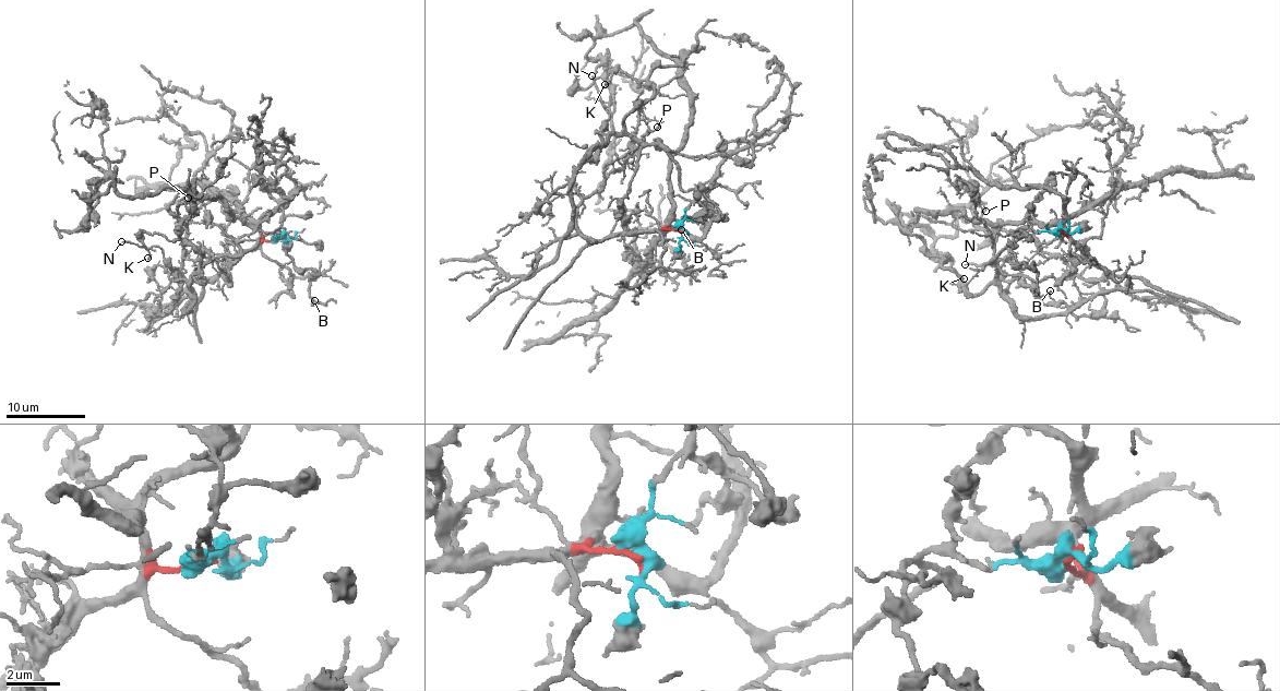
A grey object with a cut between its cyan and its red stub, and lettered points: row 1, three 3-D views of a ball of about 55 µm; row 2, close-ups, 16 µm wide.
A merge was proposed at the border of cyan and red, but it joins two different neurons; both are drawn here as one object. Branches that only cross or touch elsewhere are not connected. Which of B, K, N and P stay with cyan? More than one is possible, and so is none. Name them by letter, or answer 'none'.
B, K, N

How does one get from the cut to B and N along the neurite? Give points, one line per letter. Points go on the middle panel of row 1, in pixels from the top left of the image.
B: (682, 231), (685, 210), (700, 188), (694, 192), (703, 209), (683, 216), (682, 230)
N: (682, 231), (685, 210), (696, 193), (681, 187), (677, 162), (657, 144), (597, 131), (608, 115), (593, 75)

